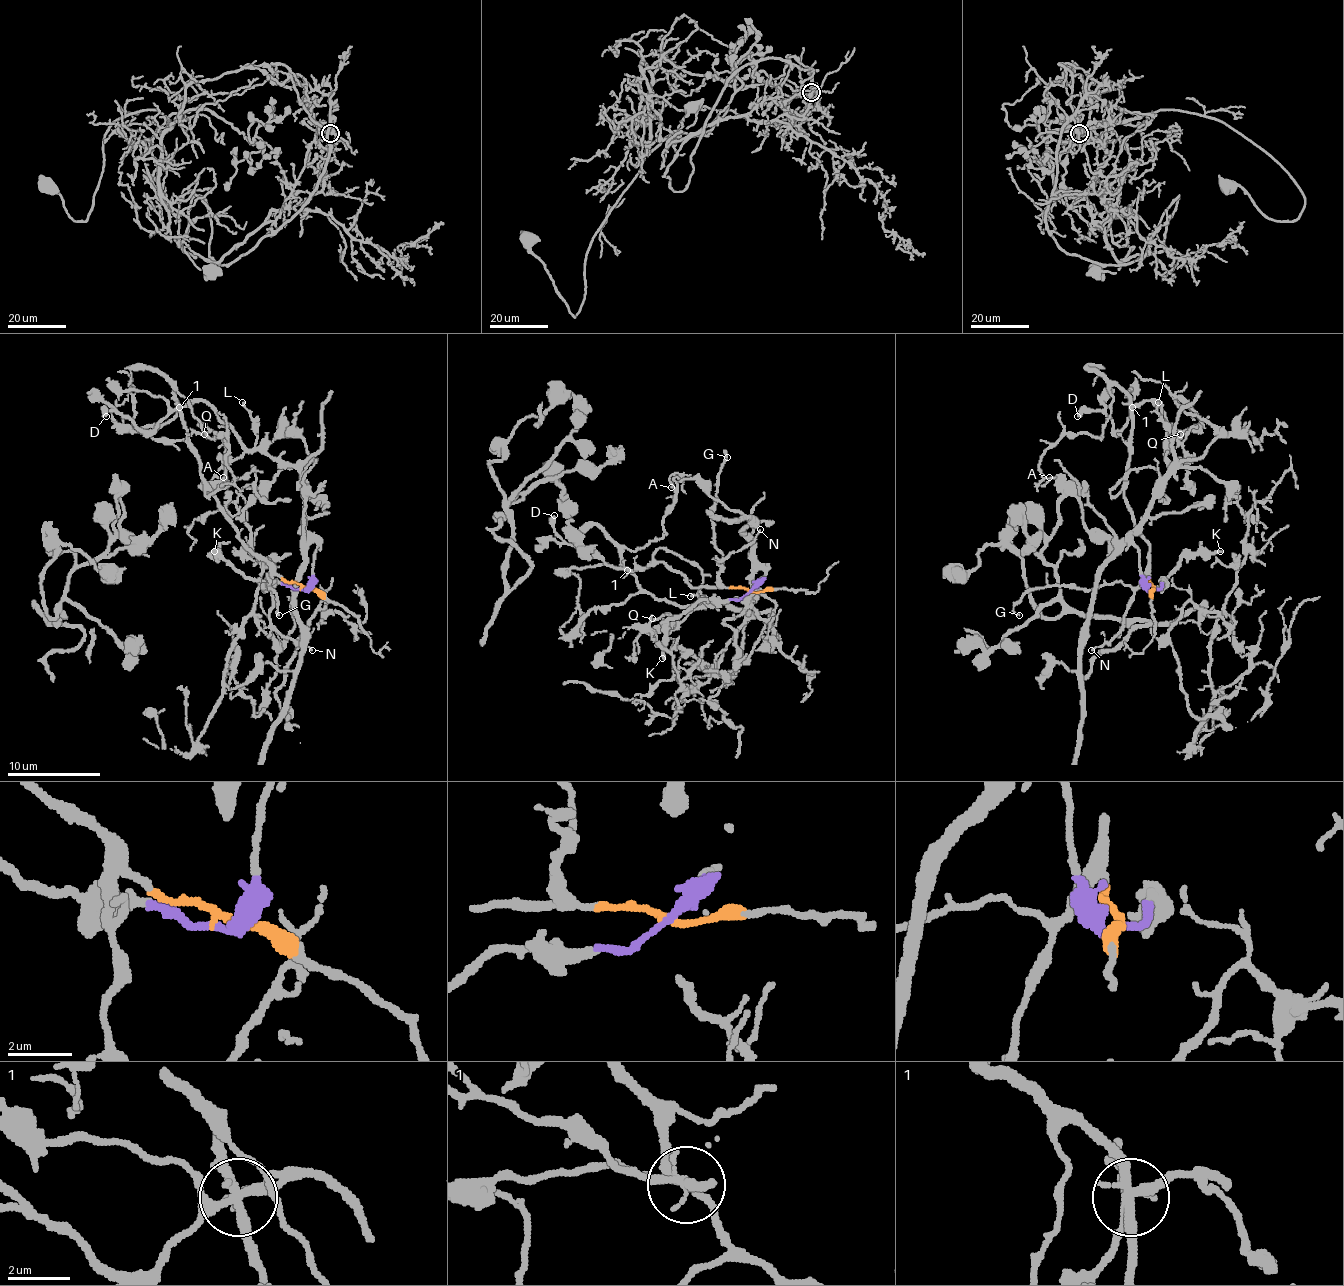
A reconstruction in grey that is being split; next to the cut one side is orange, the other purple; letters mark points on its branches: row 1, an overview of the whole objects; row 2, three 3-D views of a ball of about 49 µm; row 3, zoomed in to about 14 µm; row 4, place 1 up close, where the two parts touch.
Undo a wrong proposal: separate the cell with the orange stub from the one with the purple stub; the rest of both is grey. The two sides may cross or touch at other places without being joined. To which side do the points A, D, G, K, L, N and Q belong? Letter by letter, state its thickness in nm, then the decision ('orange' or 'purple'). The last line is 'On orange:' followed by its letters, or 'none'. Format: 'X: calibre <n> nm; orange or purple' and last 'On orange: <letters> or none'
A: calibre 120 nm; orange
D: calibre 400 nm; purple
G: calibre 180 nm; orange
K: calibre 240 nm; purple
L: calibre 150 nm; purple
N: calibre 110 nm; orange
Q: calibre 220 nm; purple
On orange: A, G, N

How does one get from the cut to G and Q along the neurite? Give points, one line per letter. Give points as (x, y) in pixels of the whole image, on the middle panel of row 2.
G: (751, 591), (720, 584), (723, 553), (711, 528), (718, 472), (725, 460), (725, 450), (727, 457)
Q: (751, 591), (762, 570), (753, 575), (751, 600), (741, 607), (695, 607), (678, 624), (669, 614), (652, 619)

